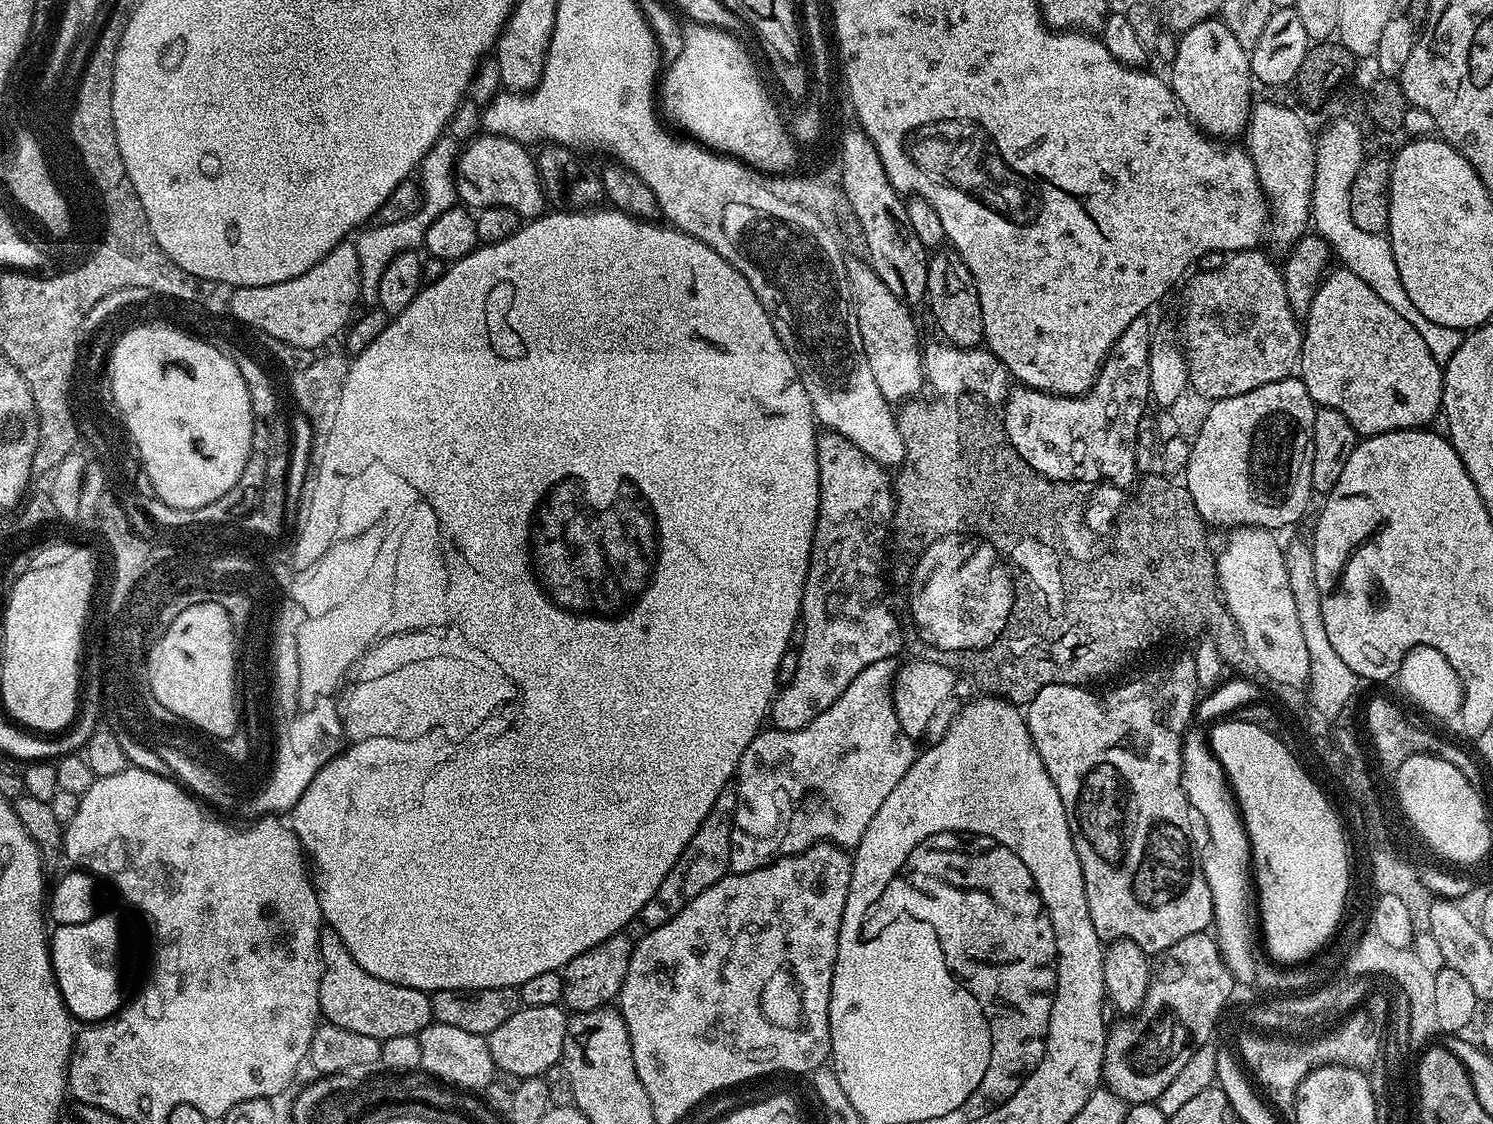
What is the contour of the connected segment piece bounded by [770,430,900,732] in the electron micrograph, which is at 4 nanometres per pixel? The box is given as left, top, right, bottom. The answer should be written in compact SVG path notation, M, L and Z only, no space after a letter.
M821 431L816 438L816 461L818 462L818 478L820 479L820 501L818 502L818 518L816 519L816 529L814 530L814 538L812 539L812 553L810 554L810 566L806 574L806 582L804 583L804 592L800 595L800 615L802 617L802 627L805 630L805 638L802 641L798 651L796 652L796 669L792 672L792 677L788 680L788 685L781 687L777 691L770 709L770 720L775 727L781 728L784 732L790 730L798 730L802 726L806 726L810 722L814 722L814 718L818 718L818 714L822 714L826 710L830 710L830 706L834 706L834 702L846 690L846 686L850 686L850 682L854 682L854 678L858 678L858 674L862 674L862 670L866 670L866 666L870 666L879 660L893 659L900 648L900 624L896 621L896 616L890 609L884 605L884 578L886 582L886 572L884 576L884 539L889 539L890 525L892 522L892 510L894 507L894 484L890 479L890 472L885 465L878 463L874 458L870 458L858 450L858 446L854 446L854 442L850 442L846 438L842 438L842 434Z

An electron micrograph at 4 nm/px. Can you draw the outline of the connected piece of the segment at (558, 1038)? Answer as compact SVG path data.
M560 1004L533 1008L521 1006L514 1014L514 1018L502 1022L502 1026L498 1026L498 1030L494 1030L486 1038L492 1061L495 1062L497 1069L523 1078L543 1076L546 1070L550 1070L550 1066L561 1063L568 1017L569 1013Z

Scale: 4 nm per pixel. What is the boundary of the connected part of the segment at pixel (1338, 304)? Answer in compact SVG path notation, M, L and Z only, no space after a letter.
M1343 266L1333 267L1314 294L1314 302L1302 324L1298 376L1315 404L1346 414L1361 437L1403 428L1422 428L1431 425L1431 420L1435 416L1437 419L1442 412L1442 366L1432 357L1426 342L1422 342L1422 334L1418 334L1402 314L1386 306L1358 274Z

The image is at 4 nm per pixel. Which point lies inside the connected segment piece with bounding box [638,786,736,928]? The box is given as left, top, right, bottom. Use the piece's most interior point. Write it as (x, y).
(705, 861)

